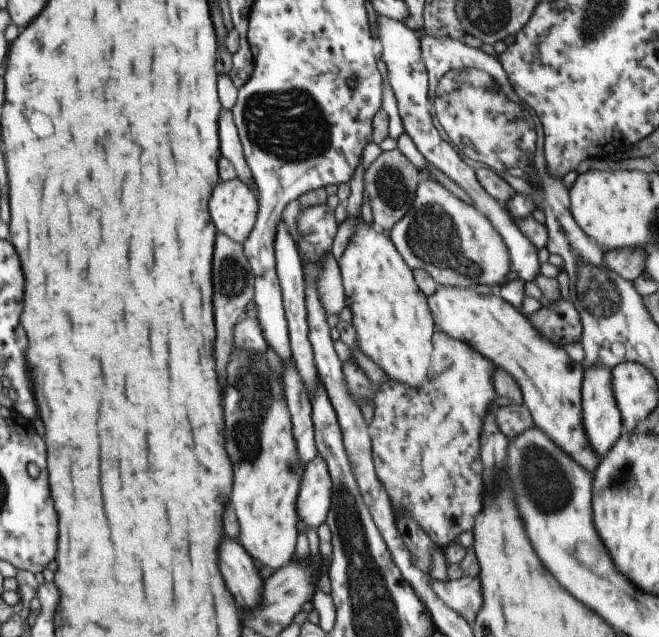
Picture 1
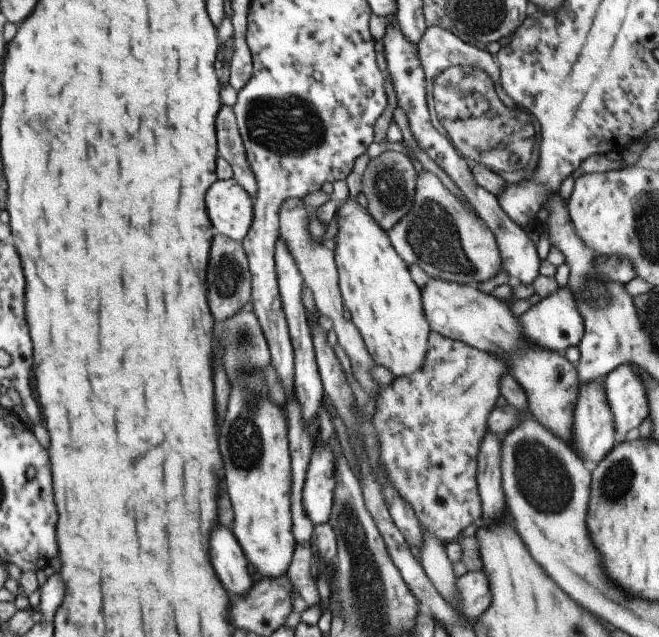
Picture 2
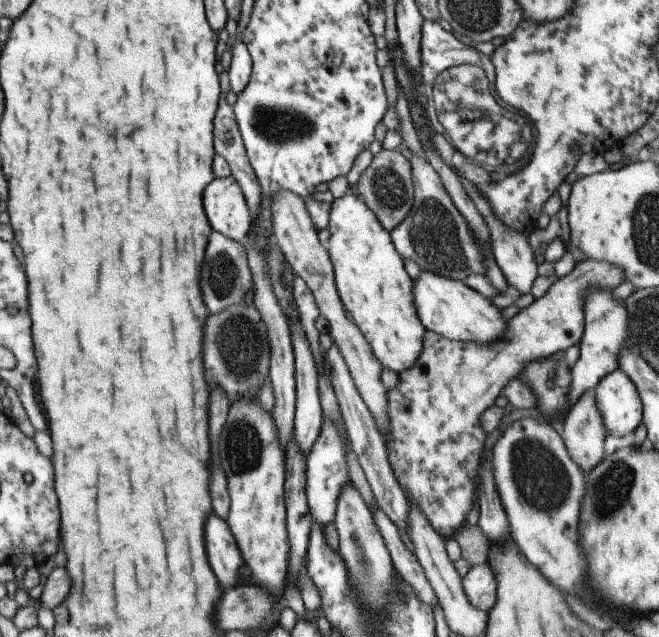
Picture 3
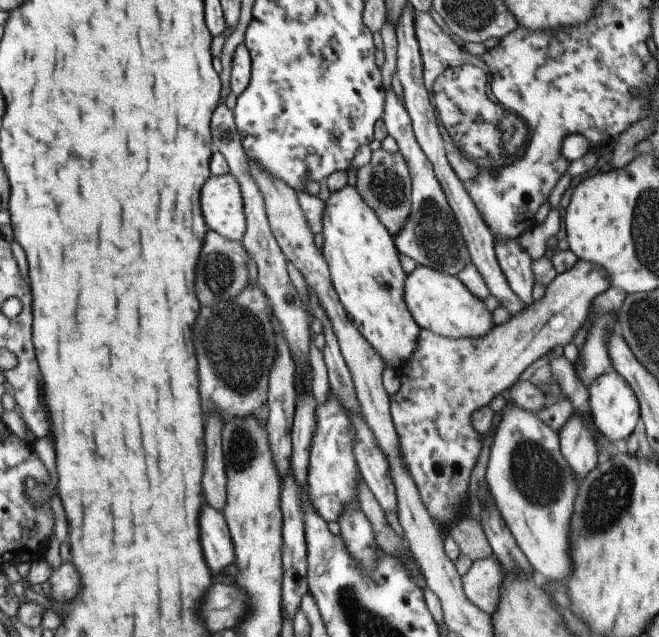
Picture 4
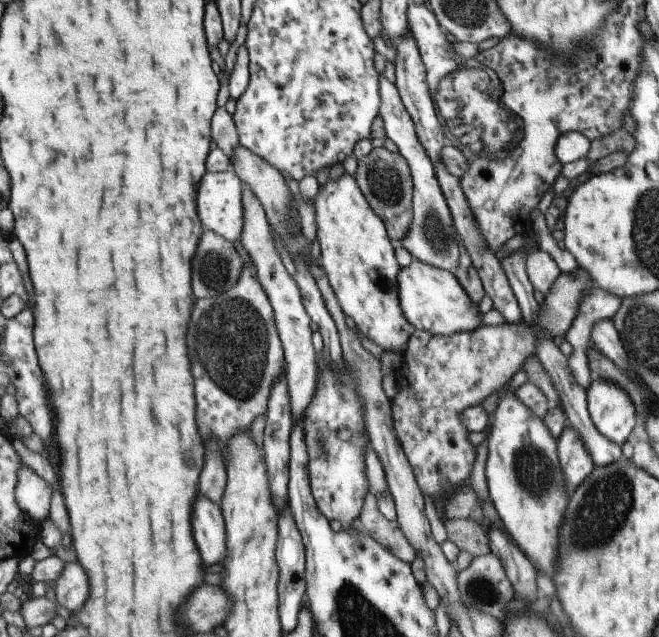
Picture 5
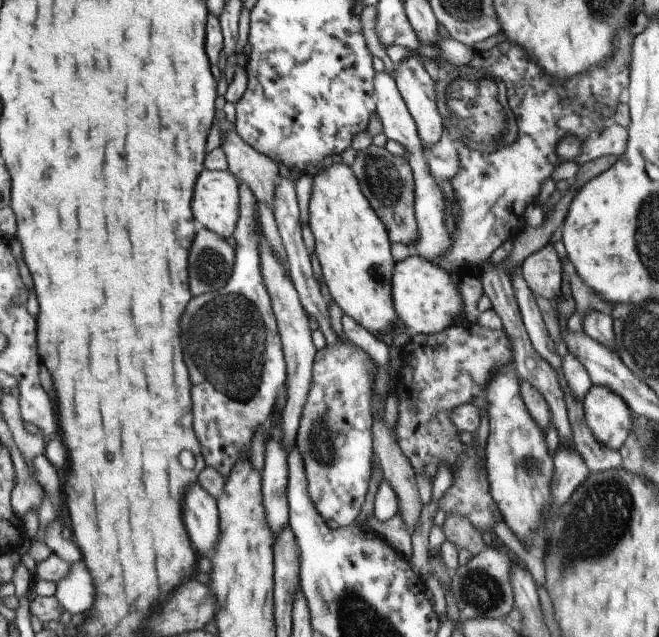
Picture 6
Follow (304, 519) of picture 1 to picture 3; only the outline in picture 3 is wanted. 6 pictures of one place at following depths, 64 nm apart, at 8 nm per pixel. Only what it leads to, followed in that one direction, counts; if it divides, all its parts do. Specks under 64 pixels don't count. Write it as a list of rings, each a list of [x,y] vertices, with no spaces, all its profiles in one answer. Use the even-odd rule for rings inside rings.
[[[331,421],[323,422],[321,433],[314,441],[305,461],[307,464],[305,495],[310,514],[316,523],[328,524],[334,520],[338,495],[341,495],[342,487],[345,487],[346,483],[350,483],[344,453],[344,438]]]

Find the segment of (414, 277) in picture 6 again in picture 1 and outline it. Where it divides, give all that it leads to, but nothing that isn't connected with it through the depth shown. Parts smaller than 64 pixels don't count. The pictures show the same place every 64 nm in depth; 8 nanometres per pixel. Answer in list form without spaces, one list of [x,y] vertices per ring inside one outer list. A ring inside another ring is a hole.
[[[437,286],[436,292],[428,297],[429,307],[433,314],[436,331],[444,331],[452,338],[461,340],[474,348],[476,352],[482,352],[482,356],[490,358],[496,366],[504,368],[520,386],[524,404],[532,412],[532,418],[542,432],[550,440],[554,440],[570,458],[588,472],[595,472],[599,465],[599,456],[591,447],[588,437],[585,435],[583,425],[583,410],[581,403],[581,392],[583,383],[583,366],[574,362],[564,347],[559,347],[556,343],[548,340],[532,323],[527,316],[504,301],[498,293],[492,295],[479,295],[473,288],[463,289],[458,287]]]

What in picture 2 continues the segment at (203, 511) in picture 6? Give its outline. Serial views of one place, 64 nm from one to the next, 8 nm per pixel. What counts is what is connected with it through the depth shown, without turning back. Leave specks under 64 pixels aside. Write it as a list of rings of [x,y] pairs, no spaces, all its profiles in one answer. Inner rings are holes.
[[[216,528],[210,540],[212,566],[222,580],[222,586],[228,590],[230,596],[244,596],[255,582],[250,578],[250,564],[234,534],[226,528]]]

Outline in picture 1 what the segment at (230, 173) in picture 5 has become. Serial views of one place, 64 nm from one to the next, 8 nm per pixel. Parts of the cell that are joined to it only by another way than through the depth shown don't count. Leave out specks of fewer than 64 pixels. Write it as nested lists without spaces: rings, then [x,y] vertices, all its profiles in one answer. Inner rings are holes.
[[[236,178],[220,181],[210,198],[210,216],[216,230],[238,244],[250,236],[258,214],[257,196]]]

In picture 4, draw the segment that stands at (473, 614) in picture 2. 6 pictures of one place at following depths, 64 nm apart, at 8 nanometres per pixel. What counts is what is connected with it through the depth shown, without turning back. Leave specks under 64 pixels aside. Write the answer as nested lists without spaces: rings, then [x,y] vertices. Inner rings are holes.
[[[495,557],[478,559],[461,577],[463,591],[472,604],[492,616],[497,609],[503,576],[503,568]]]

